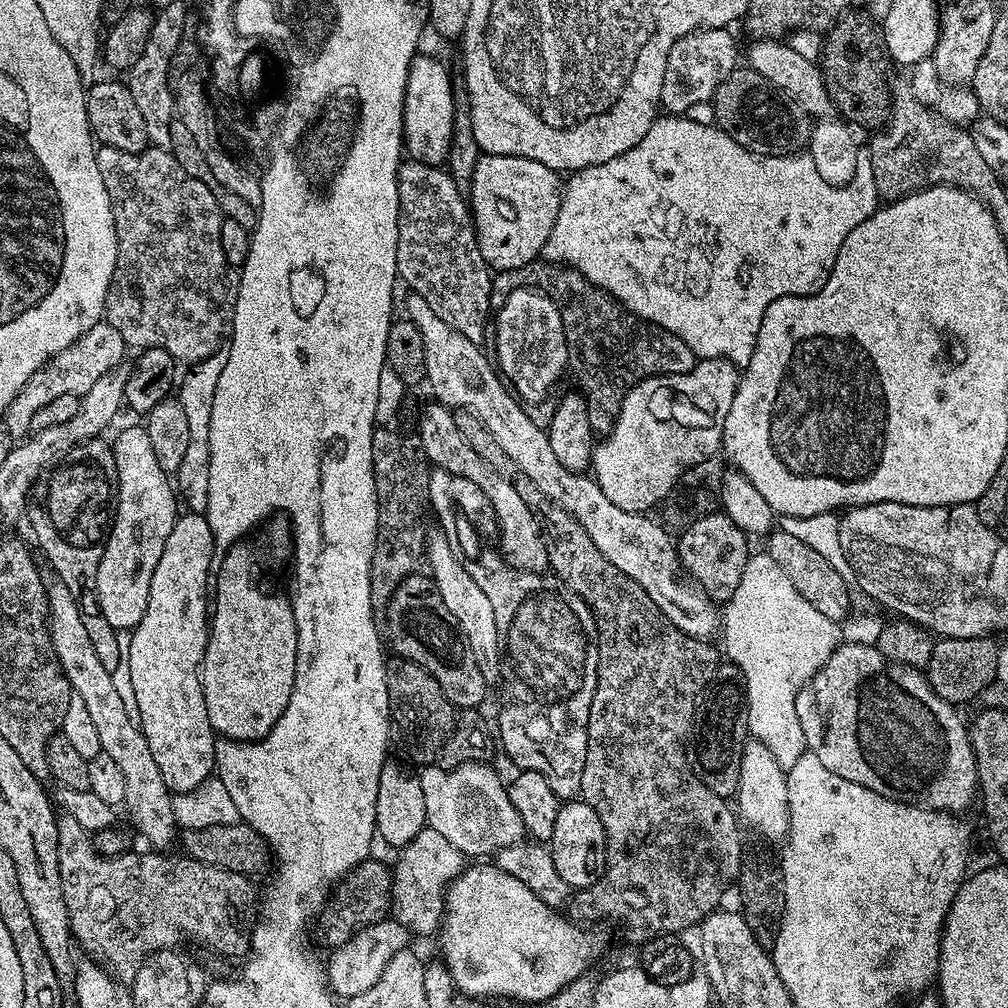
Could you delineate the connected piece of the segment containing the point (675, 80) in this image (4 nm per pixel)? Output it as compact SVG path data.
M697 28L695 32L687 32L674 46L670 46L670 58L666 58L666 74L662 78L662 94L660 102L663 111L668 114L688 114L691 108L699 104L707 105L718 86L738 67L736 60L736 40L728 28Z

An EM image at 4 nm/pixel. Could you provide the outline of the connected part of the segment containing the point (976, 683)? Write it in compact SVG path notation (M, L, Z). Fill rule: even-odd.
M991 635L978 638L940 638L933 643L926 669L928 685L947 704L961 706L983 697L984 691L997 683L1000 644Z

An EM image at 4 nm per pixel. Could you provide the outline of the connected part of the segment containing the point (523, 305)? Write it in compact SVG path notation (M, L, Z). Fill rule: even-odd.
M518 288L505 298L497 316L495 313L494 332L495 328L494 360L503 379L523 403L547 399L548 390L568 365L568 347L566 340L562 340L565 328L556 303L539 289Z

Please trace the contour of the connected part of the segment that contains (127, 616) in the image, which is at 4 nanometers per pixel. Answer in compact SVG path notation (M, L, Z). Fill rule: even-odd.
M147 427L122 429L116 441L111 441L110 451L118 470L114 515L104 542L94 591L100 603L99 615L104 616L114 629L131 630L142 622L142 614L146 614L154 566L158 566L166 538L170 538L170 530L174 530L176 525L178 496L169 473L158 466L158 457L150 447Z

